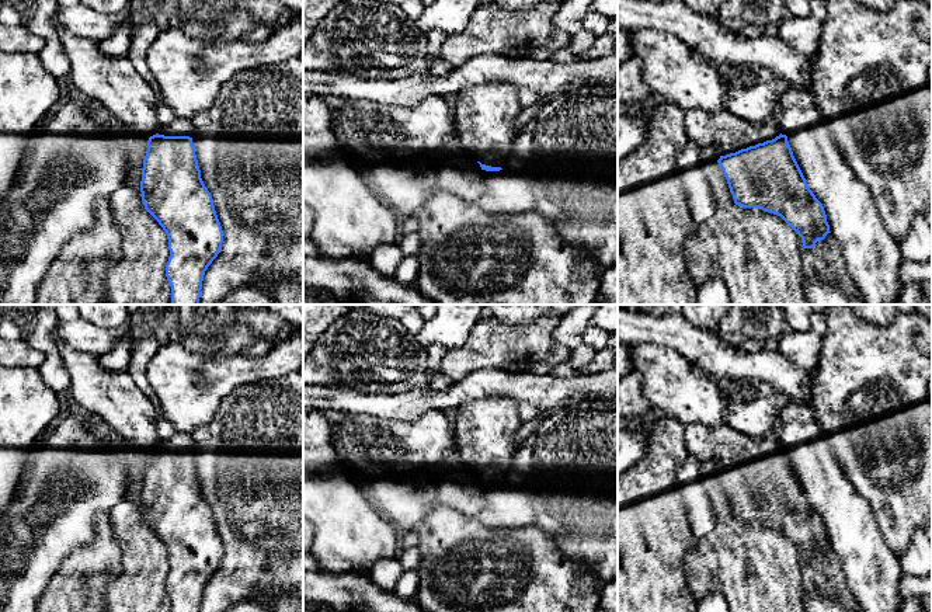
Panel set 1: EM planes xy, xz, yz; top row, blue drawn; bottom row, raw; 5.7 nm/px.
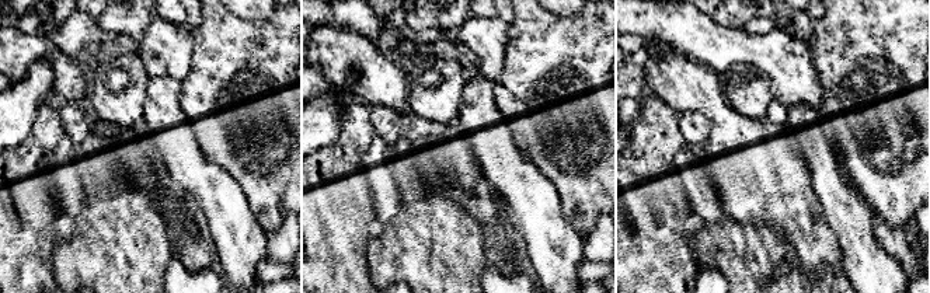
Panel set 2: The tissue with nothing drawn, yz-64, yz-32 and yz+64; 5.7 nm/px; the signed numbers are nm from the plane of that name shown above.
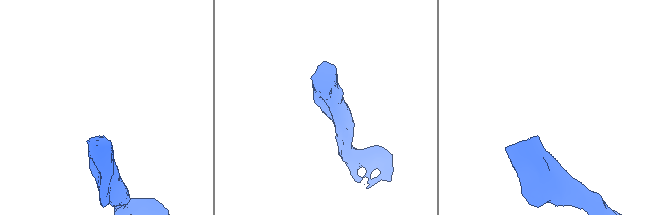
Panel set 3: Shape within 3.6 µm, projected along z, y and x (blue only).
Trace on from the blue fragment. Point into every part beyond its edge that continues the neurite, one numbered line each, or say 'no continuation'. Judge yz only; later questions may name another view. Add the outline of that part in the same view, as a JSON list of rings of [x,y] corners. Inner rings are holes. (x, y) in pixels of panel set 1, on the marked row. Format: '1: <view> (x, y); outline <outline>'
1: yz (673, 72); outline [[[641,29],[629,34],[629,58],[633,56],[641,60],[641,74],[651,97],[667,100],[685,112],[702,109],[713,118],[717,128],[713,142],[717,156],[735,153],[780,135],[780,129],[772,122],[751,124],[733,115],[726,107],[726,72],[698,56],[677,36],[657,29]]]

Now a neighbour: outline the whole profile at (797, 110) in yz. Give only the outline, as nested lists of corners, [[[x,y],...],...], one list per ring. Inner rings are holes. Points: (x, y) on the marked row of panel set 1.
[[[801,87],[783,90],[778,128],[787,136],[808,188],[824,206],[830,232],[839,243],[848,272],[862,300],[865,305],[894,305],[904,286],[900,278],[900,241],[886,229],[869,188],[841,157],[810,91]]]

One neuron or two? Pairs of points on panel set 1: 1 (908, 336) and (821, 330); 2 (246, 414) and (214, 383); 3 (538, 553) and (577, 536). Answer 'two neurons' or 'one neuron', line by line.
1: two neurons
2: two neurons
3: two neurons

